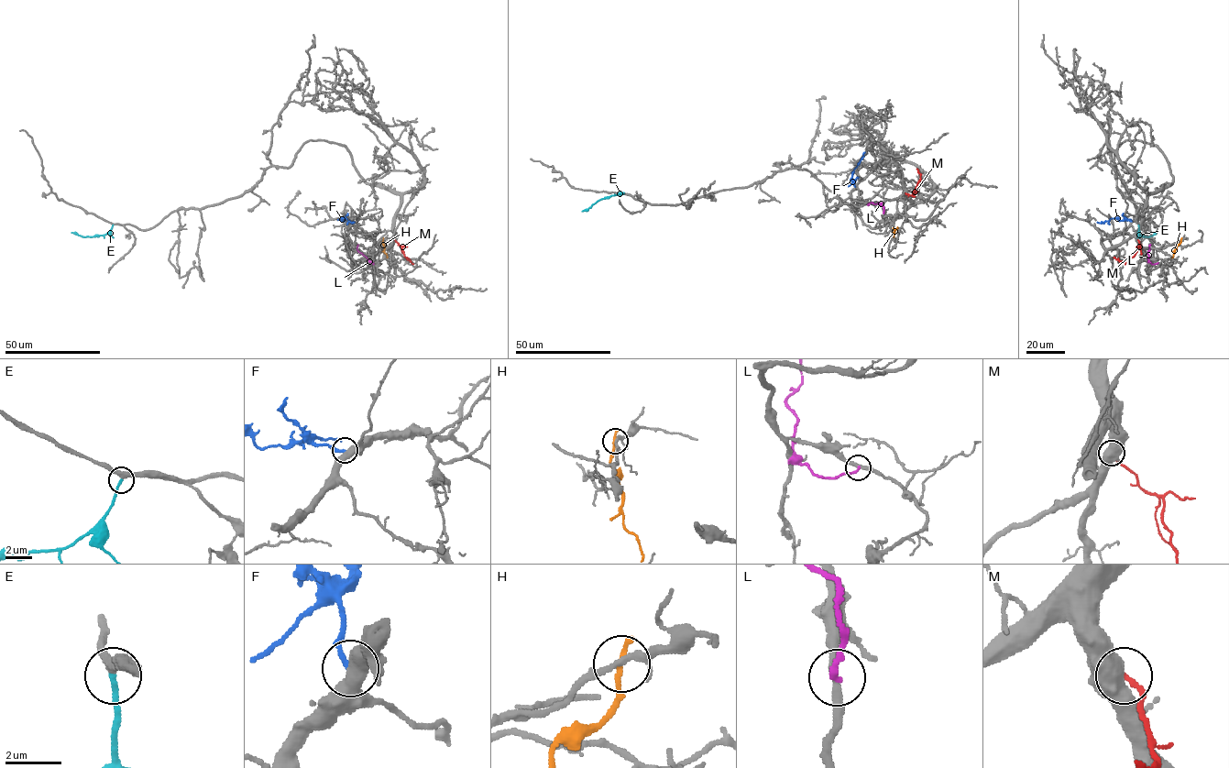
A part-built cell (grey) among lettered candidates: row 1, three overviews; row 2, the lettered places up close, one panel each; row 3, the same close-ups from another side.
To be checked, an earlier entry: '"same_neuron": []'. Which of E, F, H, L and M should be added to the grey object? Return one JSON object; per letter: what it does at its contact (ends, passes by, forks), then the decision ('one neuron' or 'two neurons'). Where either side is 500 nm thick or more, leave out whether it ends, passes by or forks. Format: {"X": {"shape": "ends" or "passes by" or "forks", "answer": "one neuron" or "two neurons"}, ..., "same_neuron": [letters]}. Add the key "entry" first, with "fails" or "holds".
{"entry": "fails", "E": {"shape": "ends", "answer": "one neuron"}, "F": {"answer": "two neurons"}, "H": {"shape": "ends", "answer": "two neurons"}, "L": {"shape": "ends", "answer": "two neurons"}, "M": {"answer": "two neurons"}, "same_neuron": ["E"]}

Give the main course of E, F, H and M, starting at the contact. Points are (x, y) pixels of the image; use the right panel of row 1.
E: (1138, 224), (1140, 235), (1148, 236), (1156, 233)
F: (1132, 221), (1111, 218), (1097, 222)
H: (1180, 239), (1171, 257)
M: (1137, 240), (1140, 246), (1131, 257), (1121, 261), (1113, 257)

